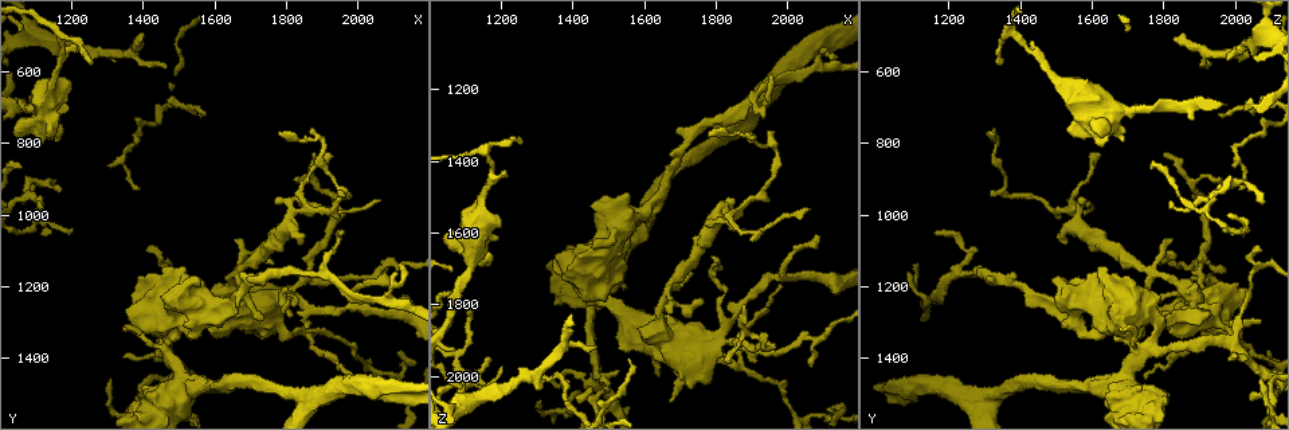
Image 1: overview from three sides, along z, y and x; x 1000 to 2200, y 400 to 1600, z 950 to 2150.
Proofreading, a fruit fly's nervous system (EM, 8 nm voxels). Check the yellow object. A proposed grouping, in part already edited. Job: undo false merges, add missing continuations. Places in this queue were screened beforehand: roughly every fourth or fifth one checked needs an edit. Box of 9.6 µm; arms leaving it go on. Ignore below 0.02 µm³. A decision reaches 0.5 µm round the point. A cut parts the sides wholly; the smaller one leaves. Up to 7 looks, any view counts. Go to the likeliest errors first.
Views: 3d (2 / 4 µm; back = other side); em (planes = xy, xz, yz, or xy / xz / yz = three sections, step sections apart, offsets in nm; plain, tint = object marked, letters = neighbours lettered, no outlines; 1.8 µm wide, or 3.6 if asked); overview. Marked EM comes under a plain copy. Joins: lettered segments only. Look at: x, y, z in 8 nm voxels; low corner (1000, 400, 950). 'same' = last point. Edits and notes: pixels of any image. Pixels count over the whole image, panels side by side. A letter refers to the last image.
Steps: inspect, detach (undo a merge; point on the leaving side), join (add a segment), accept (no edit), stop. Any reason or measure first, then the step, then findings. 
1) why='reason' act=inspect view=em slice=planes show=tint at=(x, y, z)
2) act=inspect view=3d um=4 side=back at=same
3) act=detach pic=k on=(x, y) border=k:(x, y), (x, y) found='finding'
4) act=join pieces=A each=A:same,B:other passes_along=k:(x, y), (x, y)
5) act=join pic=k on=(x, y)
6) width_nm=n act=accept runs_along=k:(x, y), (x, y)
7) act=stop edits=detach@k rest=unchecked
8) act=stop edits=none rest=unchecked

why='tapers out' act=inspect view=3d um=2 at=(1470, 590, 1910)

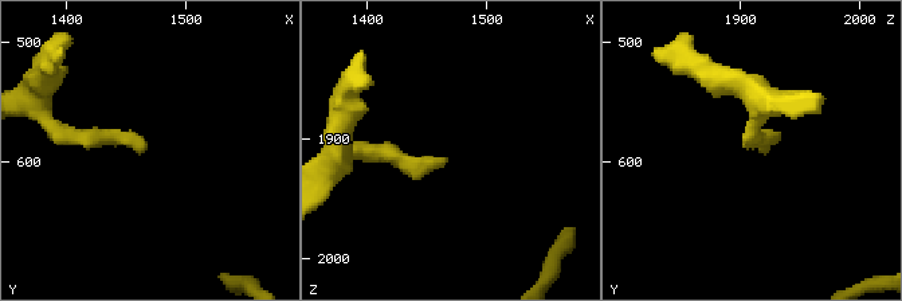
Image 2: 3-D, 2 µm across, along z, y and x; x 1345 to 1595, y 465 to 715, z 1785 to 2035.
why='now the EM' act=inspect view=em slice=planes show=letters at=(1464, 588, 1918)

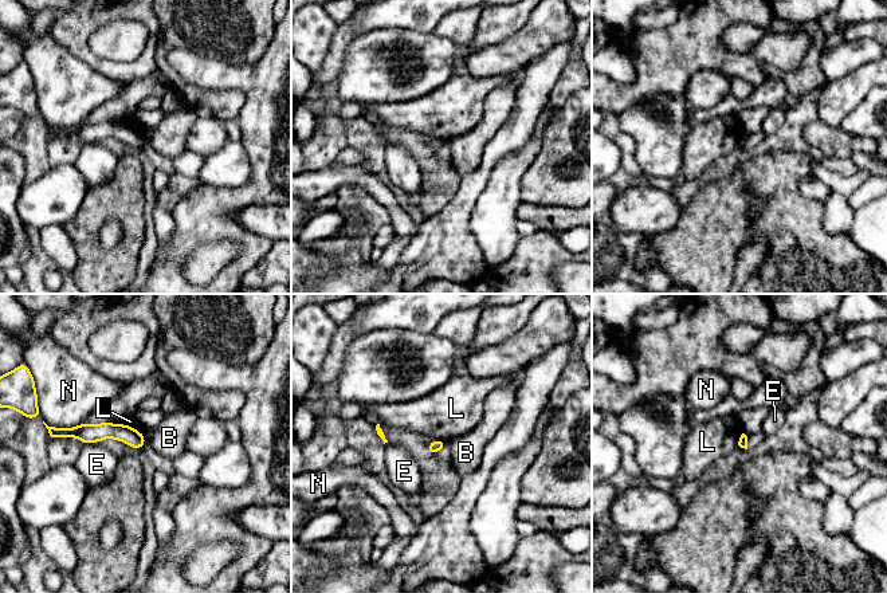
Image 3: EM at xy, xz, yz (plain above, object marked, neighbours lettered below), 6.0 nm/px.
act=accept each=B:other,E:other,L:other,N:other found='none of them fits'

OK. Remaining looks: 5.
why='thin end' act=inspect view=3d um=4 at=(1970, 1460, 1760)

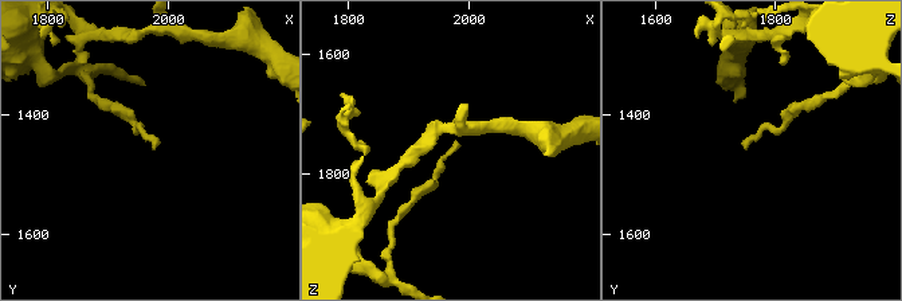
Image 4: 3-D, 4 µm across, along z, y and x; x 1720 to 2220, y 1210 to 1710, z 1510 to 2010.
act=inspect view=em slice=planes show=letters at=(1975, 1460, 1755)

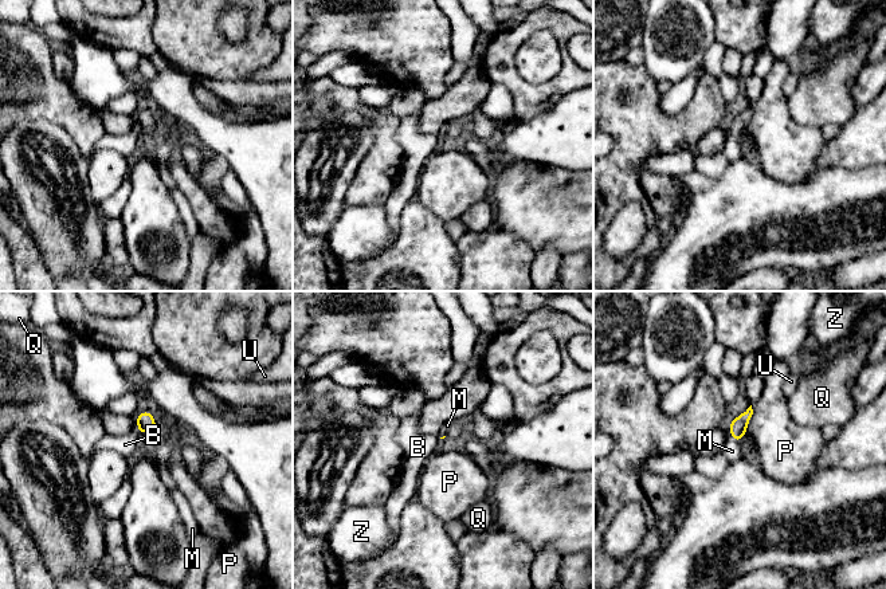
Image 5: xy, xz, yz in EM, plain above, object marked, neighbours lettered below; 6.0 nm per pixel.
act=join pic=5 on=(732, 451) each=B:other,M:same,P:other,Q:other,U:other,Z:other passes_along=5:(739, 425), (736, 440), (732, 451) found='it goes on there'

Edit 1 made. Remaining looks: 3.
act=inspect view=overview

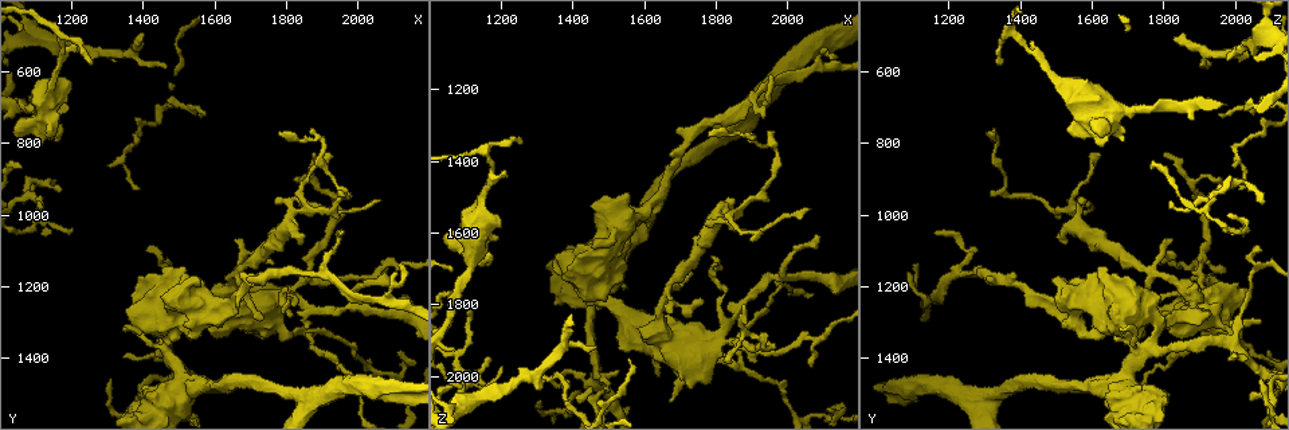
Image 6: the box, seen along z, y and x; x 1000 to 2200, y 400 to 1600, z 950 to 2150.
why='sudden change in width' act=inspect view=em slice=planes show=letters at=(1180, 520, 2050)

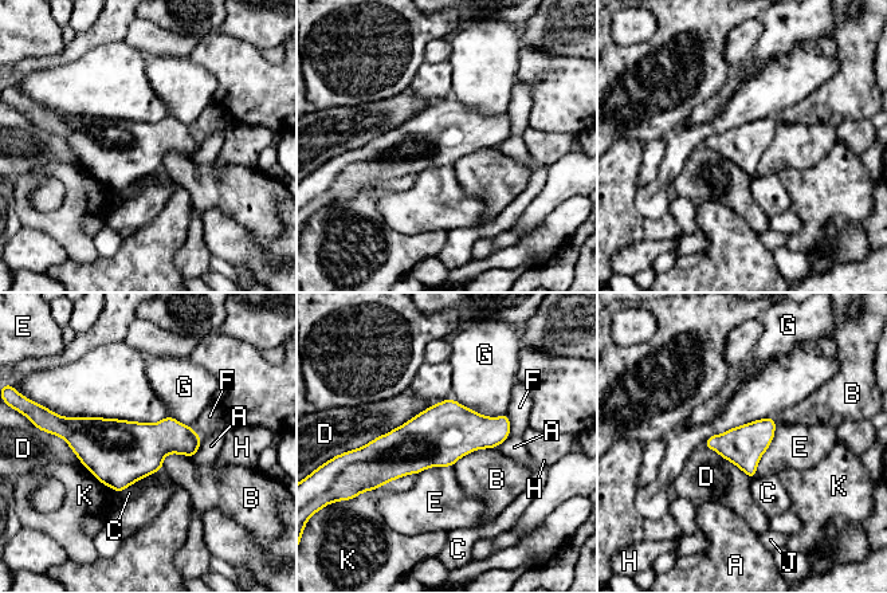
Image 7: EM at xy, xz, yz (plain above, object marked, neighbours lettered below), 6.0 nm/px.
act=accept each=A:other,B:other,C:other,D:other,E:other,F:other,G:other,H:other,J:other,K:other found='continuous, no second cell'

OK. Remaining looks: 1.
act=stop edits=join@5 rest=unchecked

